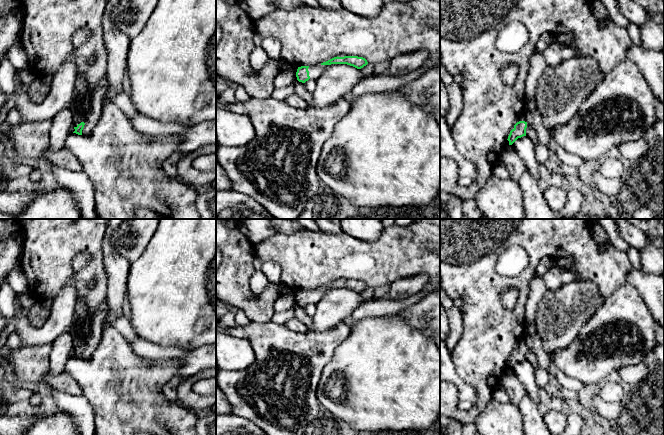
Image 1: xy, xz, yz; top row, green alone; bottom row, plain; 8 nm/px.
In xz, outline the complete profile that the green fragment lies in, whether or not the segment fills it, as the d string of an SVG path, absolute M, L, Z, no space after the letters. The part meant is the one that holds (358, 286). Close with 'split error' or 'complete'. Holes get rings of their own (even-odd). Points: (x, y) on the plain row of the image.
M339 279L315 290L296 290L294 291L294 294L296 297L297 306L305 307L310 303L317 304L325 292L331 288L347 288L357 293L361 293L366 290L368 286L363 281Z; split error

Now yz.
M521 339L517 344L515 349L513 350L512 354L507 363L507 368L512 369L518 362L526 360L526 352L527 352L527 345L525 339Z; split error

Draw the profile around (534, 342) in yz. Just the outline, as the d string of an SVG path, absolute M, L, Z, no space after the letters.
M536 332L534 335L525 336L524 339L527 347L534 352L539 368L548 371L551 361L548 353L542 347L542 340L539 334Z

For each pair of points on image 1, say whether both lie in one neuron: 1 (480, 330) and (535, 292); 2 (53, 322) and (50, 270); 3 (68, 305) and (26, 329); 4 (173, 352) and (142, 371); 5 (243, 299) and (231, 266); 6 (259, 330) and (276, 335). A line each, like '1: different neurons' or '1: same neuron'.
1: different neurons
2: different neurons
3: same neuron
4: different neurons
5: same neuron
6: same neuron

